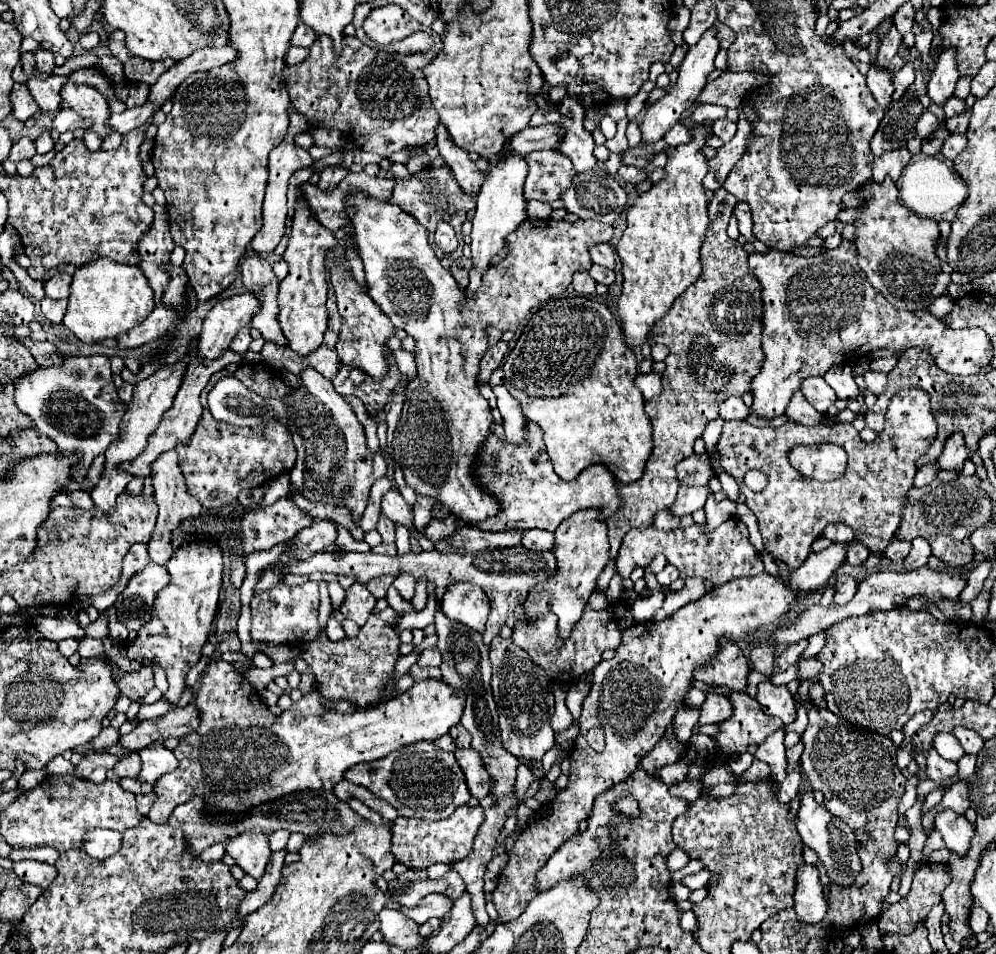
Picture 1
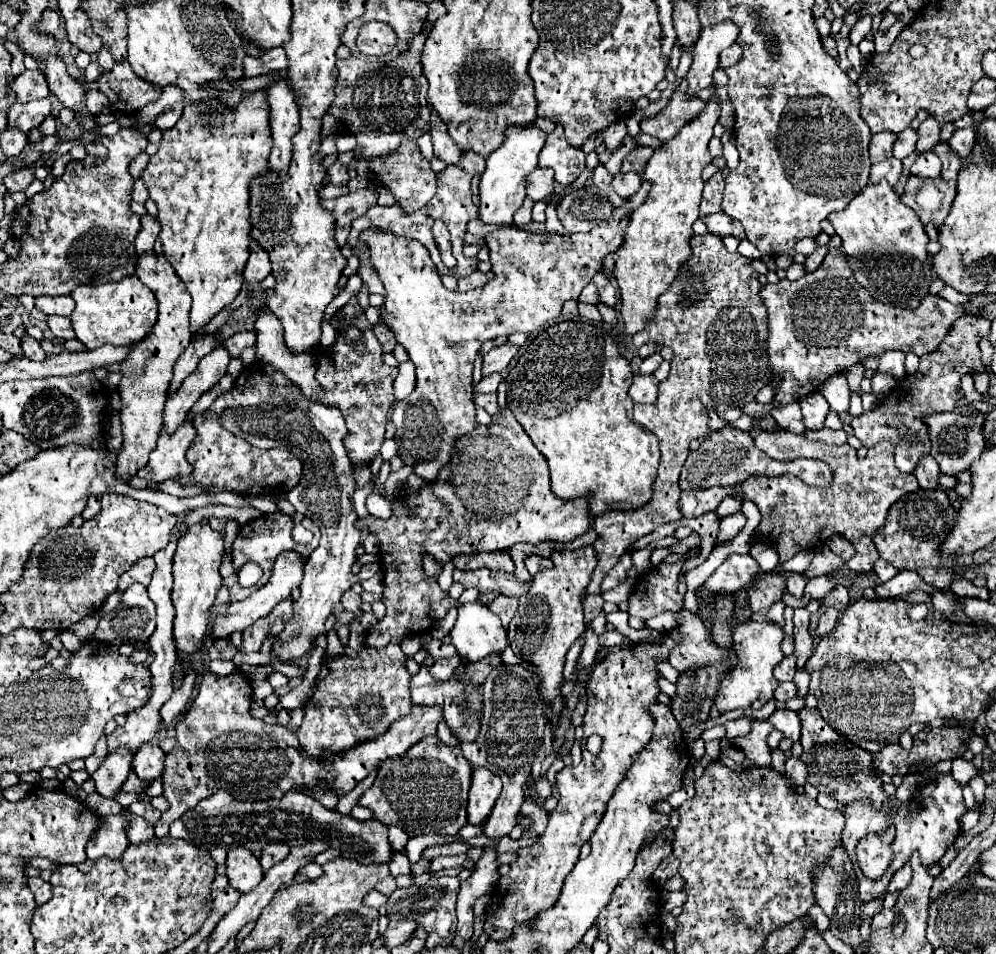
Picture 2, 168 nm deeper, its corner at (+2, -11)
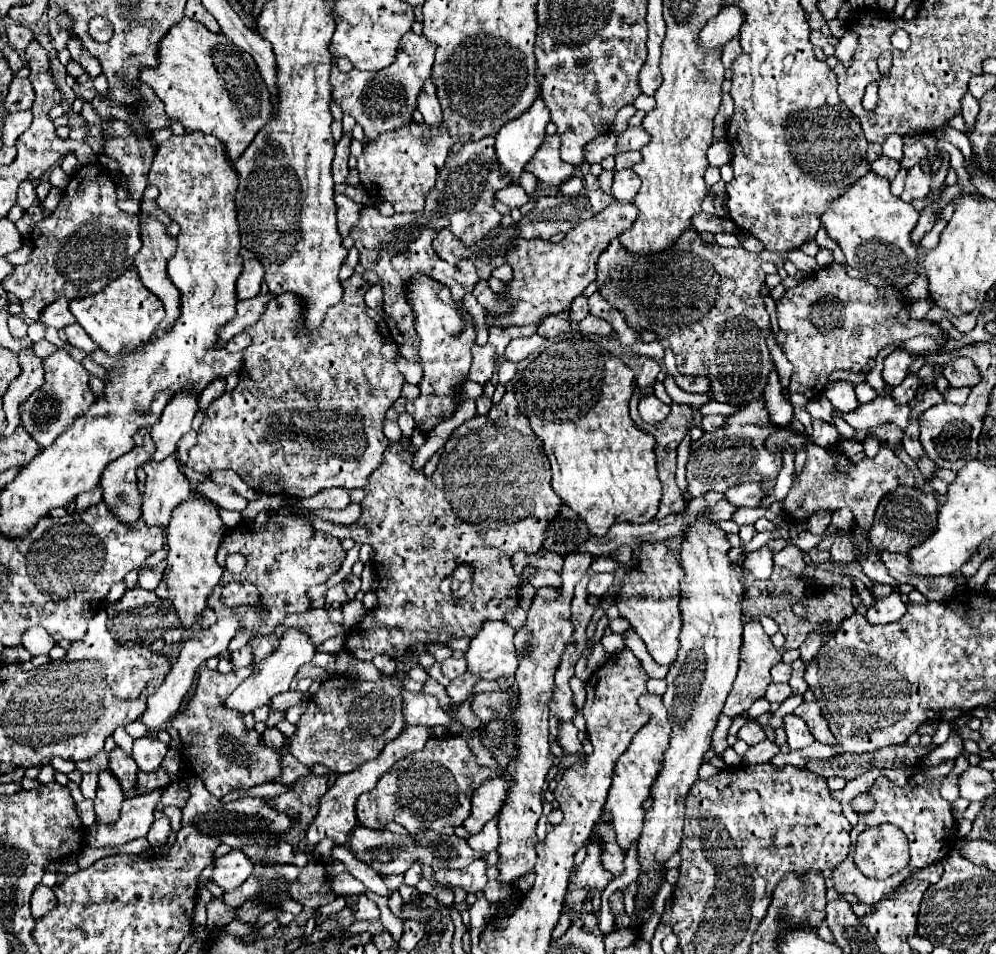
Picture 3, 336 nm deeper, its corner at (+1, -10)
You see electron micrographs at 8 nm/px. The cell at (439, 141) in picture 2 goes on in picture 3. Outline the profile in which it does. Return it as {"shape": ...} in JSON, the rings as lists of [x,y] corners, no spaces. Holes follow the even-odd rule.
{"shape":[[[430,79],[424,83],[424,89],[418,97],[418,111],[424,115],[426,125],[436,129],[438,123],[442,123],[442,109],[440,109],[438,97],[436,97],[436,87]]]}

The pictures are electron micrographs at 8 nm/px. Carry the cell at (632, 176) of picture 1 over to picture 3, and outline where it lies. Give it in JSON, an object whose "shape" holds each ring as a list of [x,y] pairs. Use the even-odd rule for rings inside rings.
{"shape":[[[632,169],[616,171],[614,173],[614,185],[612,185],[612,195],[618,201],[632,201],[640,189],[640,177]]]}

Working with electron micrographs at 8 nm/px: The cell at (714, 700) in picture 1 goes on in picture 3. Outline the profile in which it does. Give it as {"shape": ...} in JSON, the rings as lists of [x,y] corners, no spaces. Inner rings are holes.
{"shape":[[[746,721],[746,723],[742,725],[742,729],[738,731],[738,739],[746,741],[748,745],[756,745],[758,741],[762,741],[762,739],[766,739],[766,737],[764,737],[764,731],[762,731],[762,727],[760,727],[758,723]]]}

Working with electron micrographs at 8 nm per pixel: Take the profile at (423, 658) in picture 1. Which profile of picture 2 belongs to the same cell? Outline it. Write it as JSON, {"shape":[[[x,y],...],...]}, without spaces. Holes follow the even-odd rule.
{"shape":[[[455,654],[451,658],[439,658],[439,660],[435,660],[435,664],[429,670],[431,670],[431,676],[435,680],[445,682],[445,680],[449,680],[453,676],[453,672],[455,672],[455,668],[459,664],[461,664],[461,658],[457,658],[457,654]]]}

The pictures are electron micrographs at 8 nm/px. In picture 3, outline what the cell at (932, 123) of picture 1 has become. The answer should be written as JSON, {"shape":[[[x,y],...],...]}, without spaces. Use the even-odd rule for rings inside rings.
{"shape":[[[890,135],[886,141],[884,141],[884,155],[886,157],[892,157],[896,161],[902,159],[902,149],[904,149],[904,143],[902,143],[902,137],[898,135]]]}

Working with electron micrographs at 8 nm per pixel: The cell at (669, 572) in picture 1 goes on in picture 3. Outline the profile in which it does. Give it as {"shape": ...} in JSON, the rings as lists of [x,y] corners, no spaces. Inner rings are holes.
{"shape":[[[646,543],[640,547],[638,565],[626,575],[616,599],[620,615],[630,621],[634,631],[646,643],[648,653],[654,657],[654,661],[666,667],[672,665],[678,657],[678,635],[682,629],[680,579],[682,565],[670,553],[670,549],[664,543]]]}

